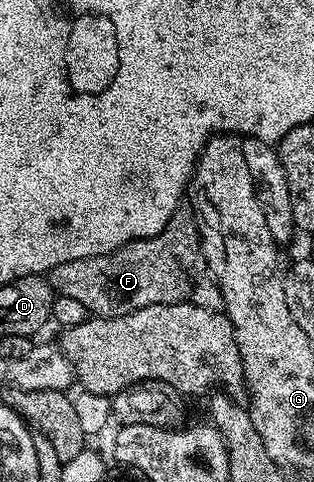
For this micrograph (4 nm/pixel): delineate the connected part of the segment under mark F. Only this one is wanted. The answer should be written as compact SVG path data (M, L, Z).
M178 210L159 234L131 240L114 252L63 262L47 274L58 296L83 302L94 316L122 316L156 304L194 304L220 312L225 303L201 252L201 231L192 211Z

